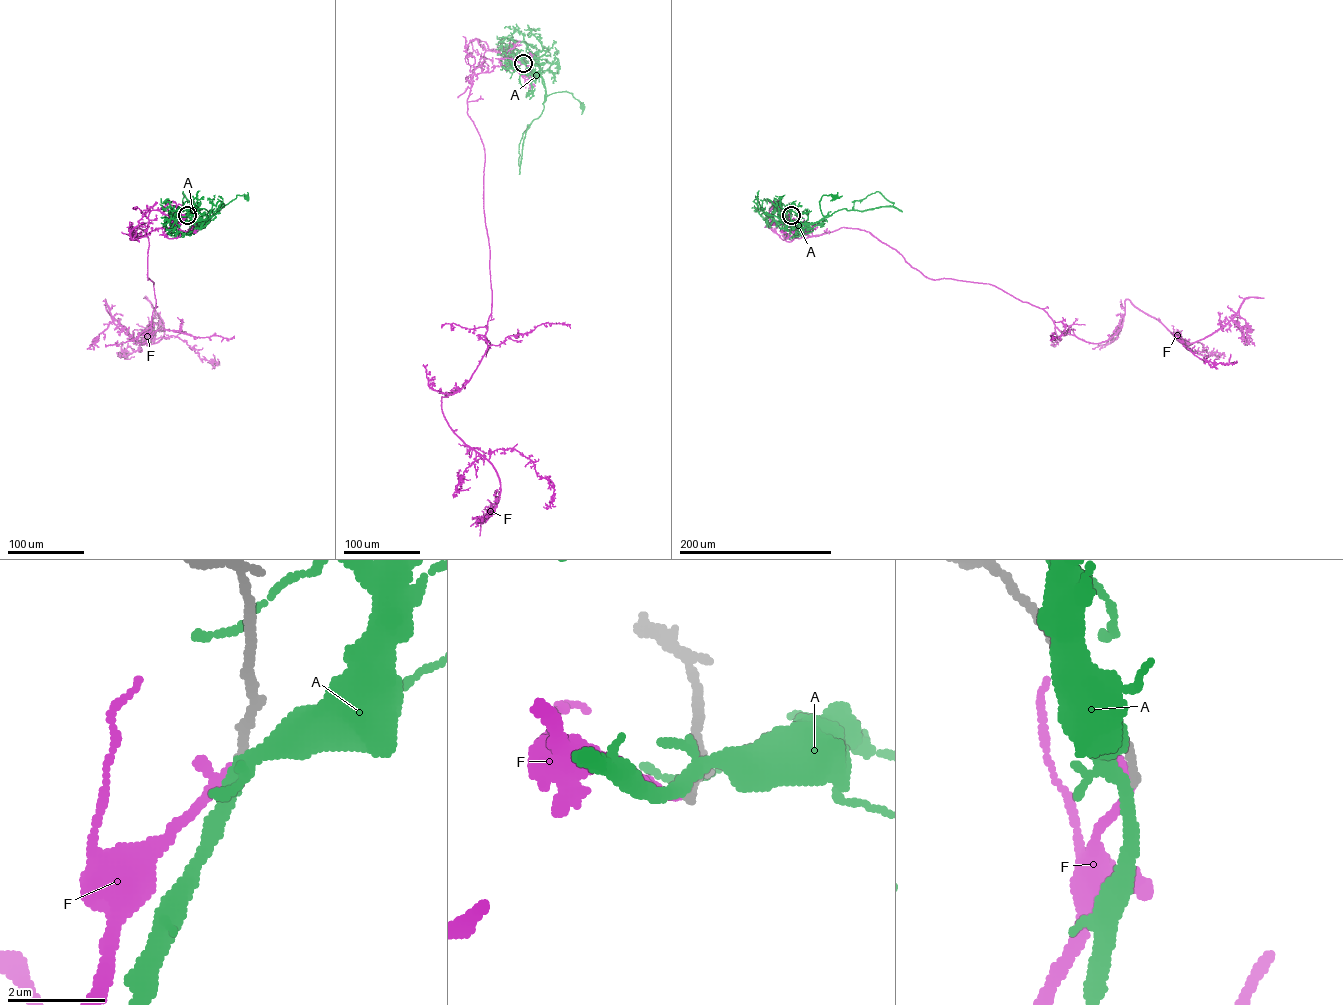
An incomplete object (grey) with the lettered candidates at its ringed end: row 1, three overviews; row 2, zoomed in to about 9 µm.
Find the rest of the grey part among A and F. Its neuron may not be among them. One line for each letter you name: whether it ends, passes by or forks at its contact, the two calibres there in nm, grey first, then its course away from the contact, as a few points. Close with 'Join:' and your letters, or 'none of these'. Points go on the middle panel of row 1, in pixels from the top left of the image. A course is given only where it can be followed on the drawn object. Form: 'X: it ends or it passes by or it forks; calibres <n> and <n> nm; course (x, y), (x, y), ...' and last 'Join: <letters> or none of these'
Join: none of these

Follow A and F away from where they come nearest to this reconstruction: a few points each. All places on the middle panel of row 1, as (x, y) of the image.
A: (523, 63), (540, 76), (547, 95), (572, 93), (582, 107)
F: (523, 63), (470, 79), (491, 314), (441, 406), (489, 461), (533, 462), (543, 506)

